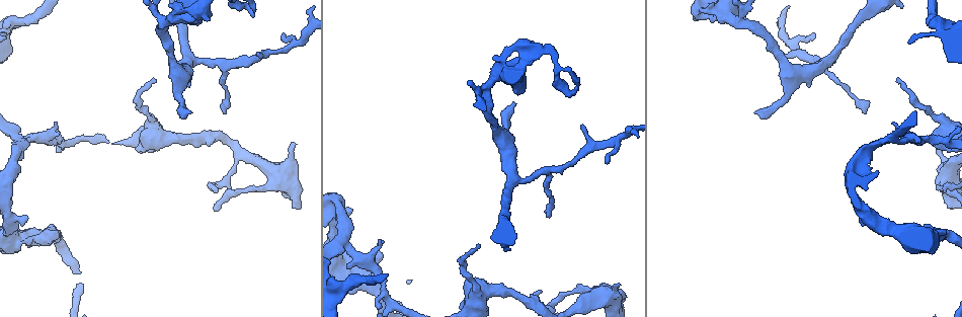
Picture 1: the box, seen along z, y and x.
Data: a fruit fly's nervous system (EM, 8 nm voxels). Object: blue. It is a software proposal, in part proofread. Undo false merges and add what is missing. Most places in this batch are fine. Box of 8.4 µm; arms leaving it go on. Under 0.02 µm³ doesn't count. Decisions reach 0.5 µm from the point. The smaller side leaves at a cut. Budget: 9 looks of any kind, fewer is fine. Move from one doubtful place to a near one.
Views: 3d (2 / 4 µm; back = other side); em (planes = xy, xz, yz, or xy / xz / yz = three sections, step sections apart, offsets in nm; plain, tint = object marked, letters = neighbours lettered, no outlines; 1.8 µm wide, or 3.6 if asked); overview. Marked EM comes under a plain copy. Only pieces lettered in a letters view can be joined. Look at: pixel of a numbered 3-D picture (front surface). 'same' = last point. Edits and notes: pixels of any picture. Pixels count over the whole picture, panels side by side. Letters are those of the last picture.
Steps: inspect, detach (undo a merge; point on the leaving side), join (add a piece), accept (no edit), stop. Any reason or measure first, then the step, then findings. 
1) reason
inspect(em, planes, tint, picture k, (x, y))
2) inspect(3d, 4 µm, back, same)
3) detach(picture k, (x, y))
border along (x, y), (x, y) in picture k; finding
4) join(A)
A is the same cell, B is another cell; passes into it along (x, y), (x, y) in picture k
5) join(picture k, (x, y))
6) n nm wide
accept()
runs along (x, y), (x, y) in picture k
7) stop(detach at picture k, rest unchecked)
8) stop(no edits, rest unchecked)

free end
inspect(3d, 4 µm, picture 1, (480, 245))

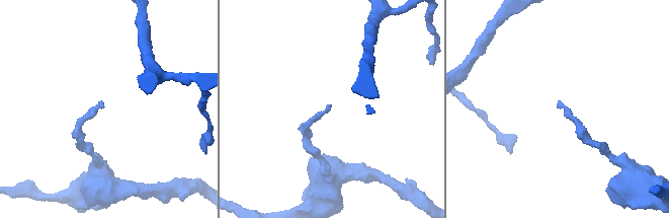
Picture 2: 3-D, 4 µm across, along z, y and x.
inspect(em, xz, step 4, tint, picture 2, (329, 109))

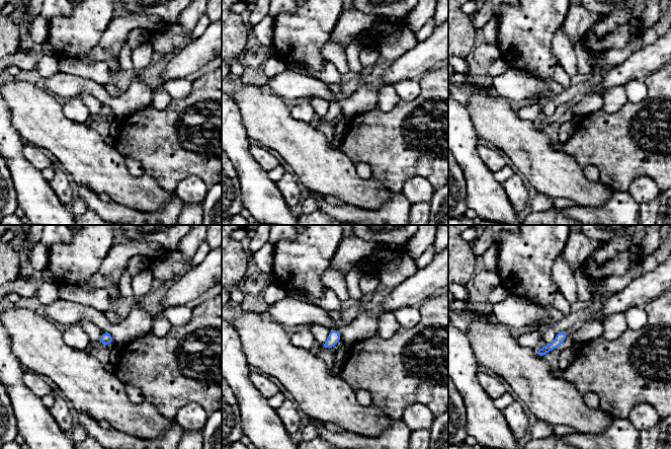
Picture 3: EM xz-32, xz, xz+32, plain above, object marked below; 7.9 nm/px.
cut it another way
inspect(em, xy, step 8, letters, same)

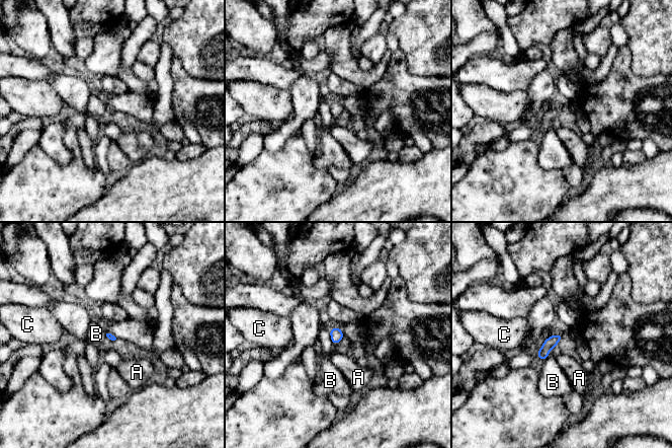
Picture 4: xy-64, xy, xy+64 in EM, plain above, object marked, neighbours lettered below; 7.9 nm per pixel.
accept()
A, B and C are other cells; border along (555, 347), (543, 361) in picture 4; no lettered piece goes on from it

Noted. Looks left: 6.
closes a loop
inspect(3d, 4 µm, back, picture 1, (560, 296))

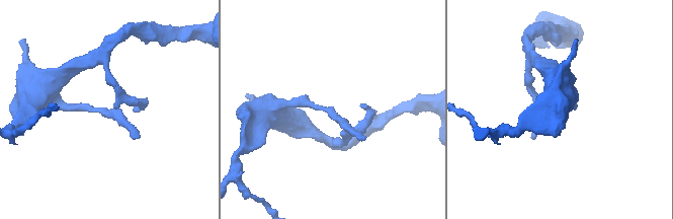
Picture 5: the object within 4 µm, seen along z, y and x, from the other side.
shape alone is not enough
inspect(em, xz, step 4, tint, picture 5, (105, 110))

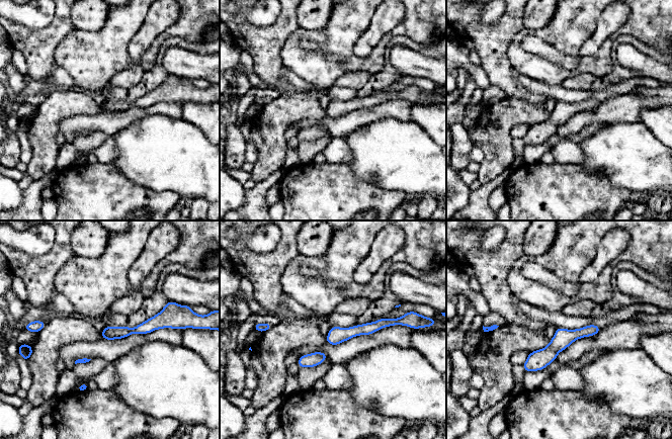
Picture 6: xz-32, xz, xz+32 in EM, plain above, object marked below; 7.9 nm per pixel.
cut it another way
inspect(em, planes, letters, same)

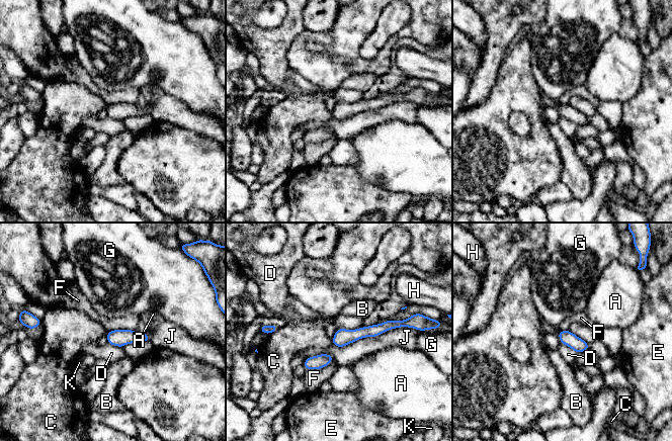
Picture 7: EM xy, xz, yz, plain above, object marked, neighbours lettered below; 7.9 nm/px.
accept()
A, B, C, D, E, F, G, H, J and K are other cells; one cell here

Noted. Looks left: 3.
tapers out
inspect(3d, 2 µm, picture 1, (864, 111))

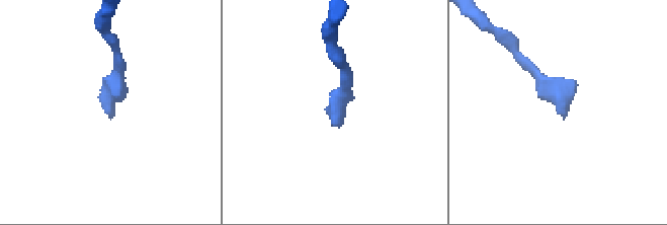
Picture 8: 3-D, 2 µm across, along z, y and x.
now the EM
inspect(em, planes, tint, picture 8, (566, 115))

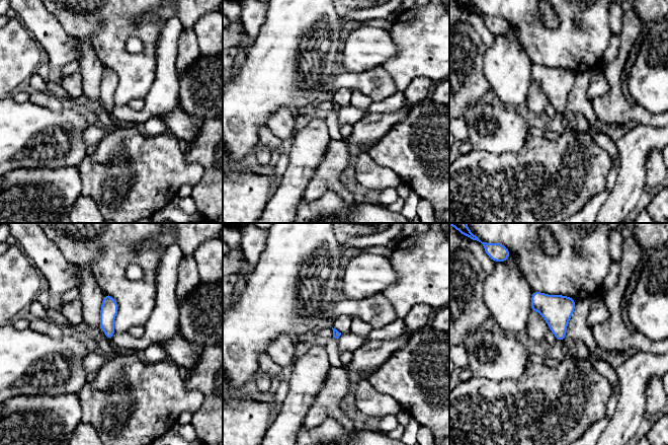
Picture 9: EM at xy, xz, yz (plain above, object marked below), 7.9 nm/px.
see the neighbours
inspect(em, planes, letters, same)

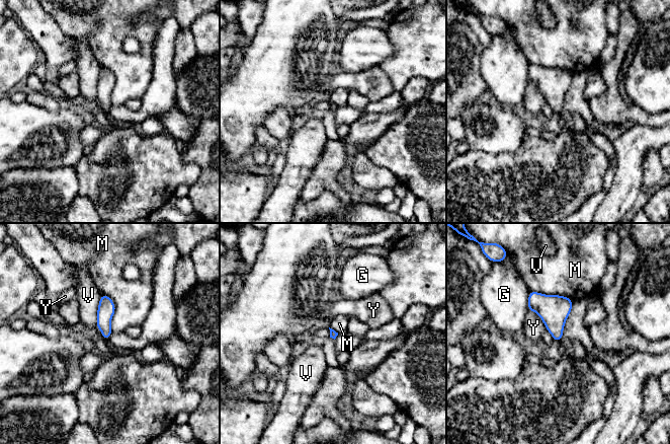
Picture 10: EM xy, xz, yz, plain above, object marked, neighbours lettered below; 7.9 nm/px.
accept()
G, M, V and Y are other cells; border along (101, 294), (114, 306), (112, 331) in picture 10; none of them fits

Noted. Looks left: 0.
stop(no edits, rest unchecked)

